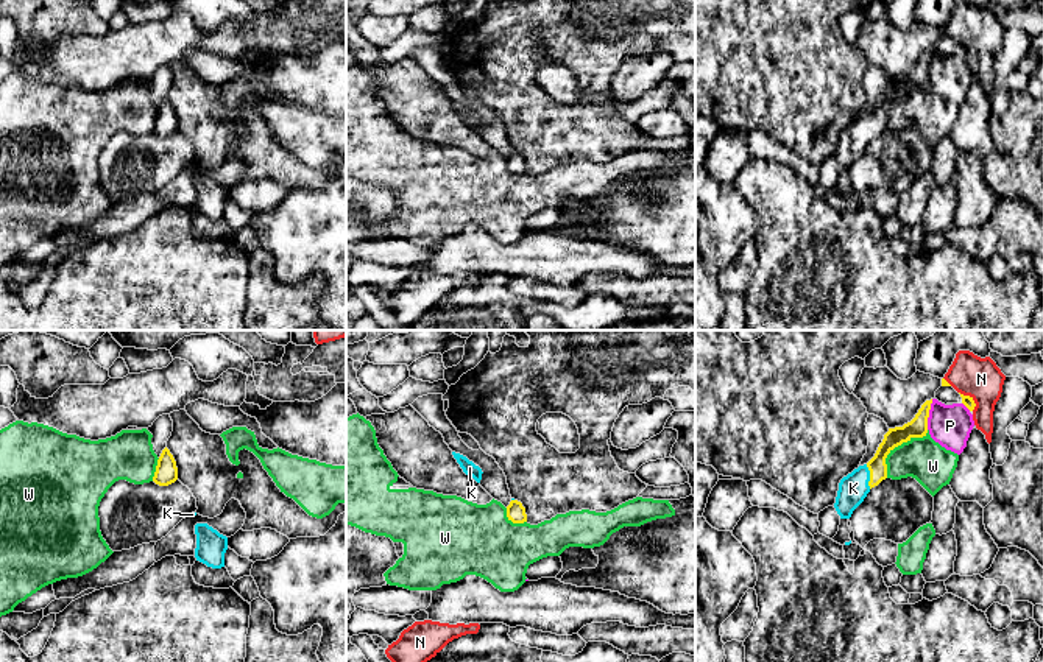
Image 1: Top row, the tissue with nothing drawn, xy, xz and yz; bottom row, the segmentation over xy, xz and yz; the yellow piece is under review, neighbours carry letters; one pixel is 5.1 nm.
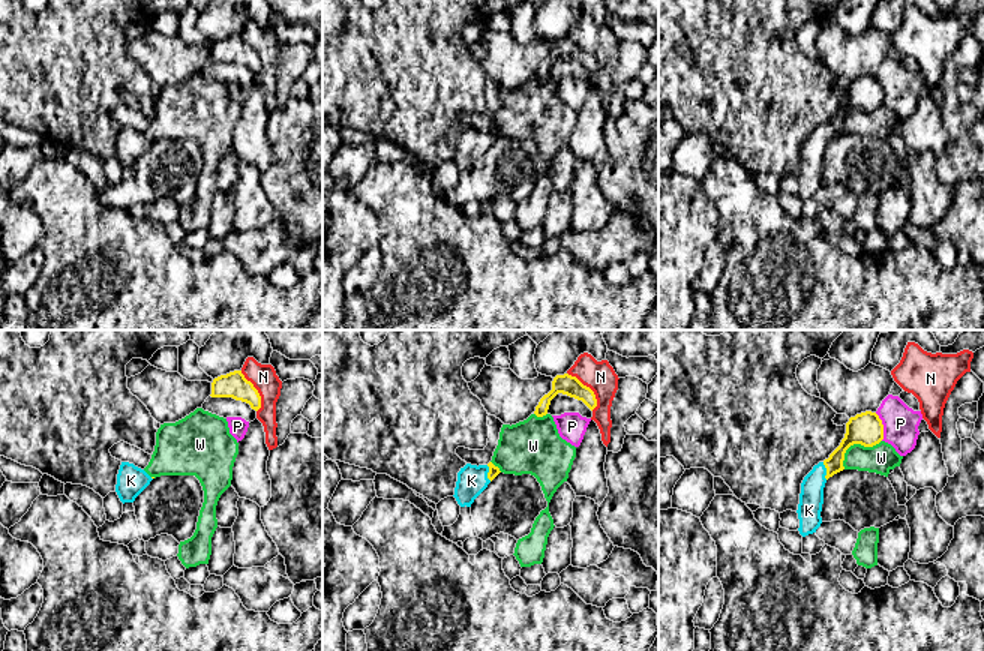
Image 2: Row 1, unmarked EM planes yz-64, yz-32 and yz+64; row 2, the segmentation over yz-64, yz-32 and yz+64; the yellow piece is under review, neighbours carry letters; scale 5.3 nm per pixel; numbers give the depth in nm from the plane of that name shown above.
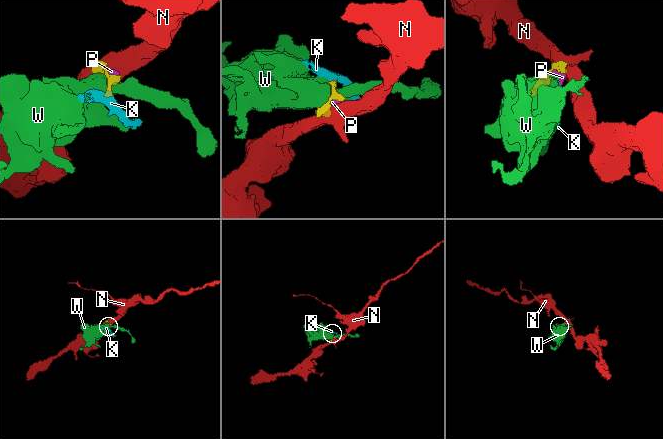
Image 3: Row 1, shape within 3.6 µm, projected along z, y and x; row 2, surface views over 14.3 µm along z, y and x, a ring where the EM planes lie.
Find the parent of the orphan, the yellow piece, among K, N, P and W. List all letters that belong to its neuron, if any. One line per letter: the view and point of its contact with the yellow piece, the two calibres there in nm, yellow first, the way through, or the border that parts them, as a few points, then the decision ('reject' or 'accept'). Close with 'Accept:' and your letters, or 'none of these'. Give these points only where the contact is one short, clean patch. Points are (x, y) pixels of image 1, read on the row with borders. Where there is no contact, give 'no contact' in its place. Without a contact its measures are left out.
K: contact yz (870, 477); calibres 100 and 150 nm; way yz (895, 436), (884, 447), (870, 477), (853, 488); accept
N: contact yz (972, 399); calibres 60 and 220 nm; border yz (959, 391), (973, 401), (973, 410); reject
P: contact yz (928, 415); calibres 100 and 220 nm; border yz (933, 399), (926, 429); reject
W: contact yz (897, 446); calibres 100 and 220 nm; reject
Accept: K

